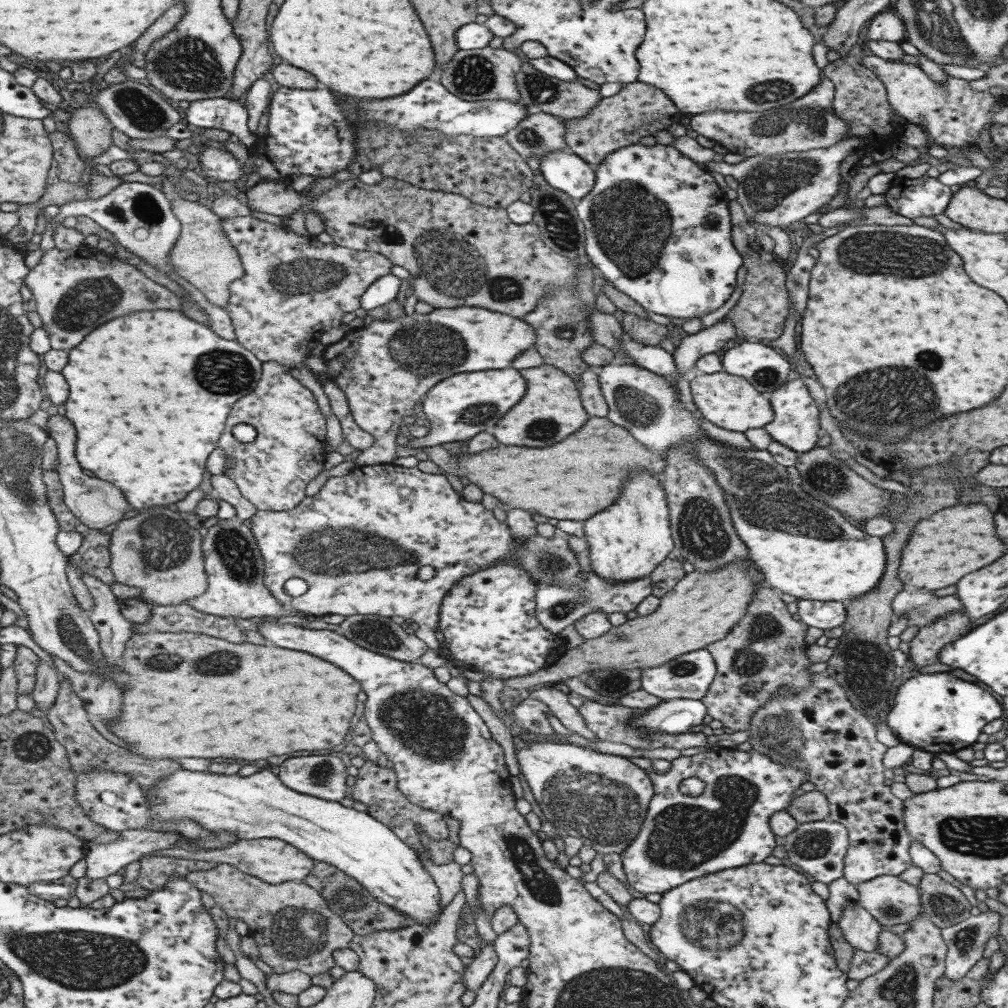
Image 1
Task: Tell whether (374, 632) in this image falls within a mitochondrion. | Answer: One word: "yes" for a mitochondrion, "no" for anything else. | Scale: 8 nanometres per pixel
yes

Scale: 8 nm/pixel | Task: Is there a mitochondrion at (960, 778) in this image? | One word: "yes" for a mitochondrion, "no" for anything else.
no

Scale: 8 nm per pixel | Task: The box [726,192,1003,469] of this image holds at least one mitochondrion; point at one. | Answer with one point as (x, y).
(868, 403)

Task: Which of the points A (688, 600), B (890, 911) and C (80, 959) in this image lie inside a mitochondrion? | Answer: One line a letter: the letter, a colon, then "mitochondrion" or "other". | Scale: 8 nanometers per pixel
A: other
B: mitochondrion
C: mitochondrion

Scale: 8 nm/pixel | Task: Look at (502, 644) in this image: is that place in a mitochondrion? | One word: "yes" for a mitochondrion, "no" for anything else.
no

